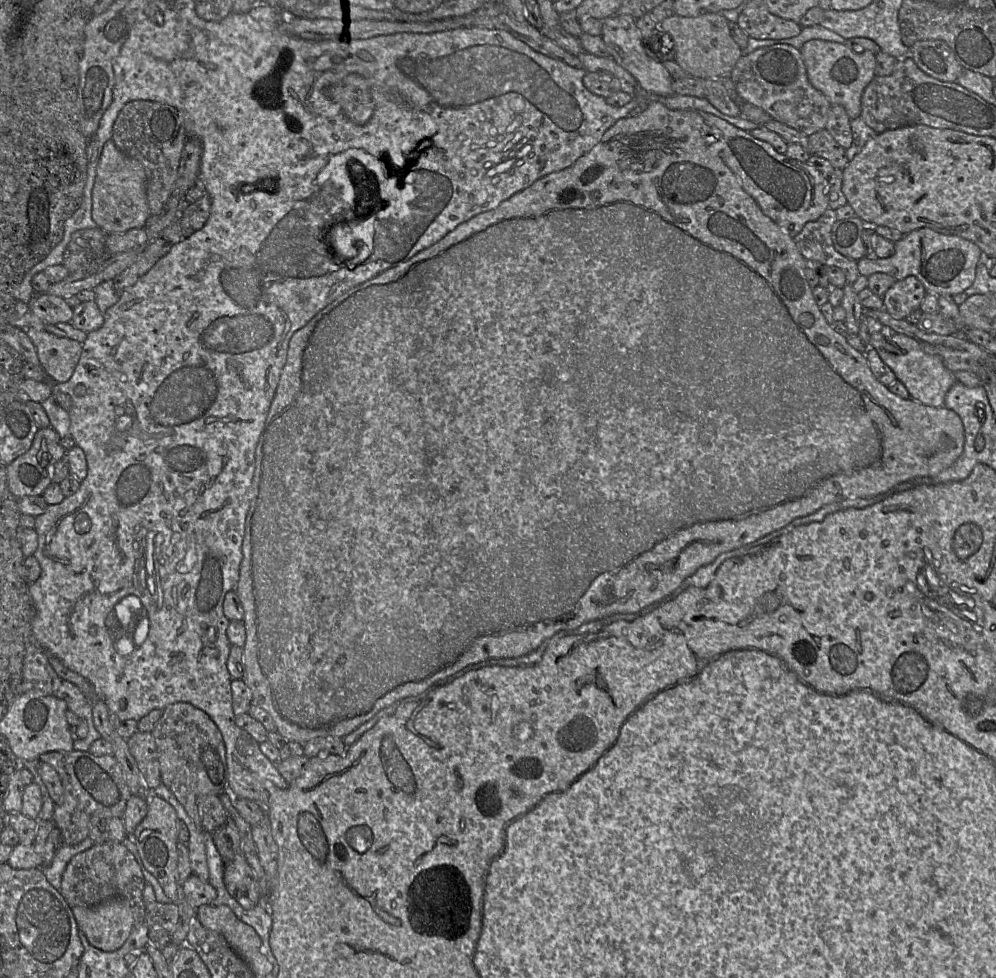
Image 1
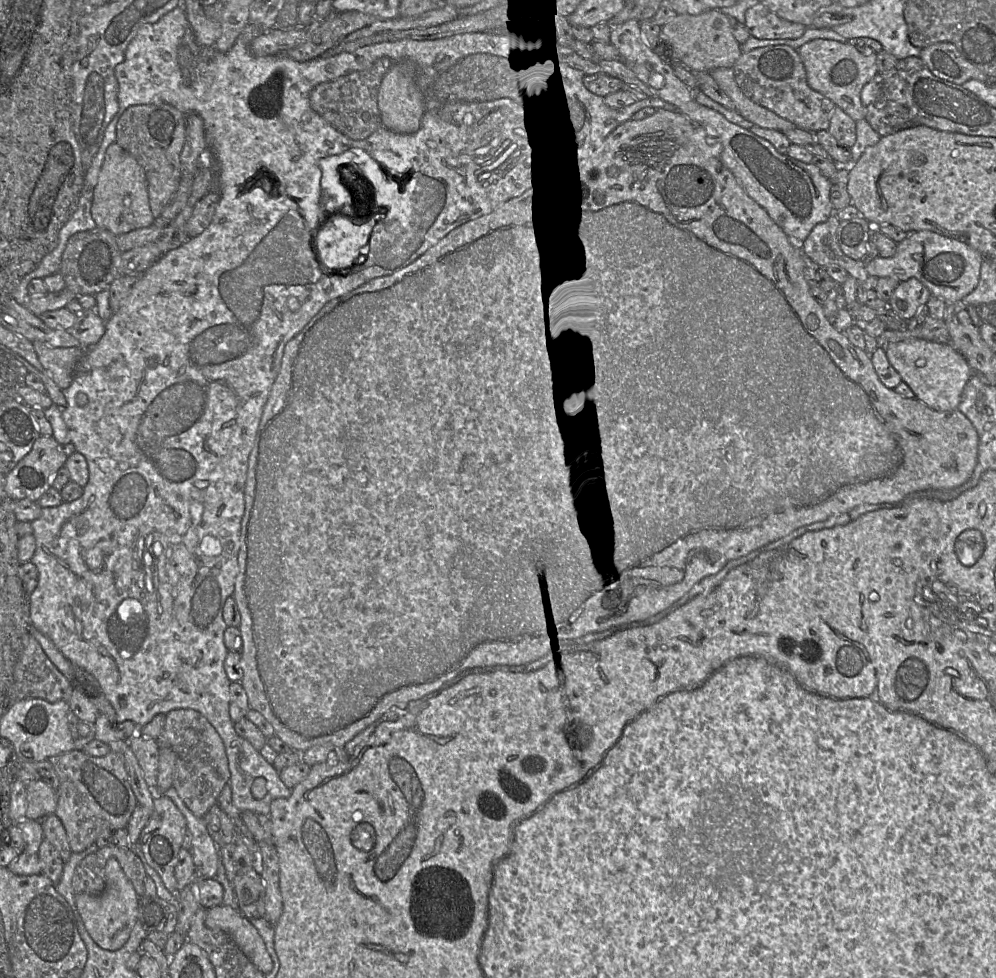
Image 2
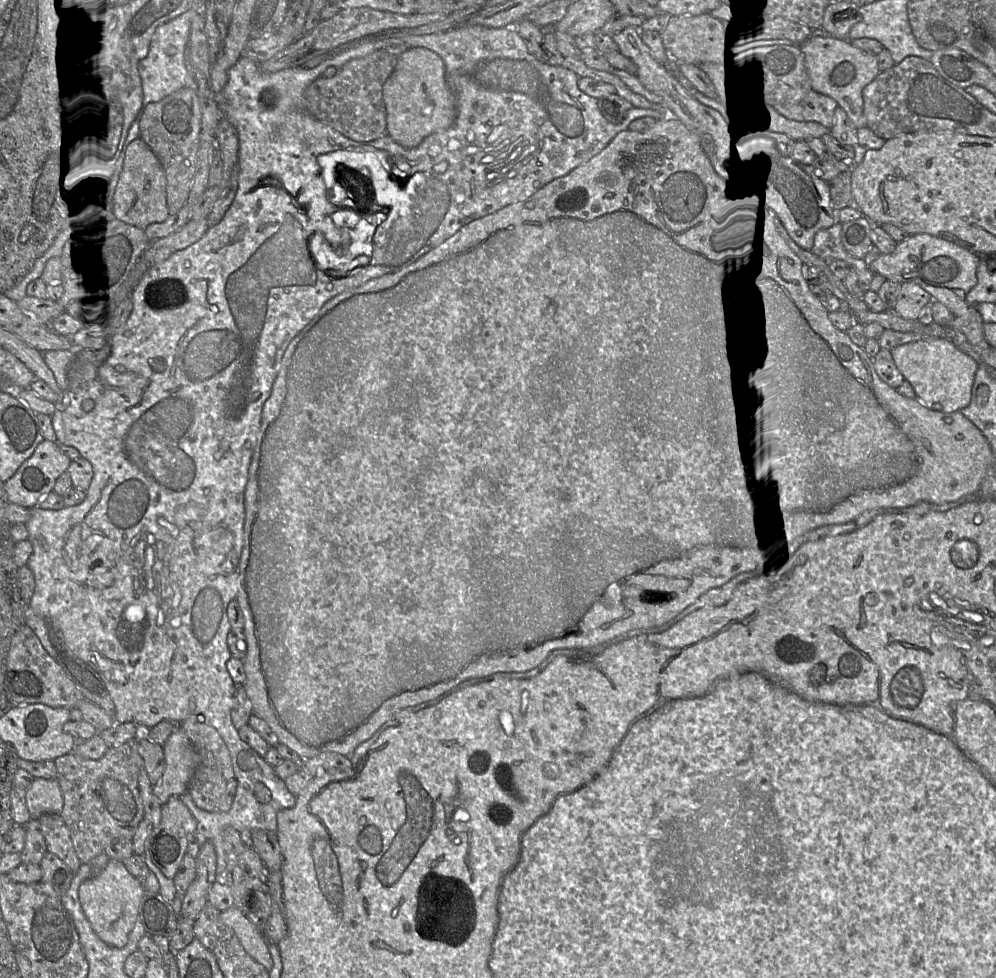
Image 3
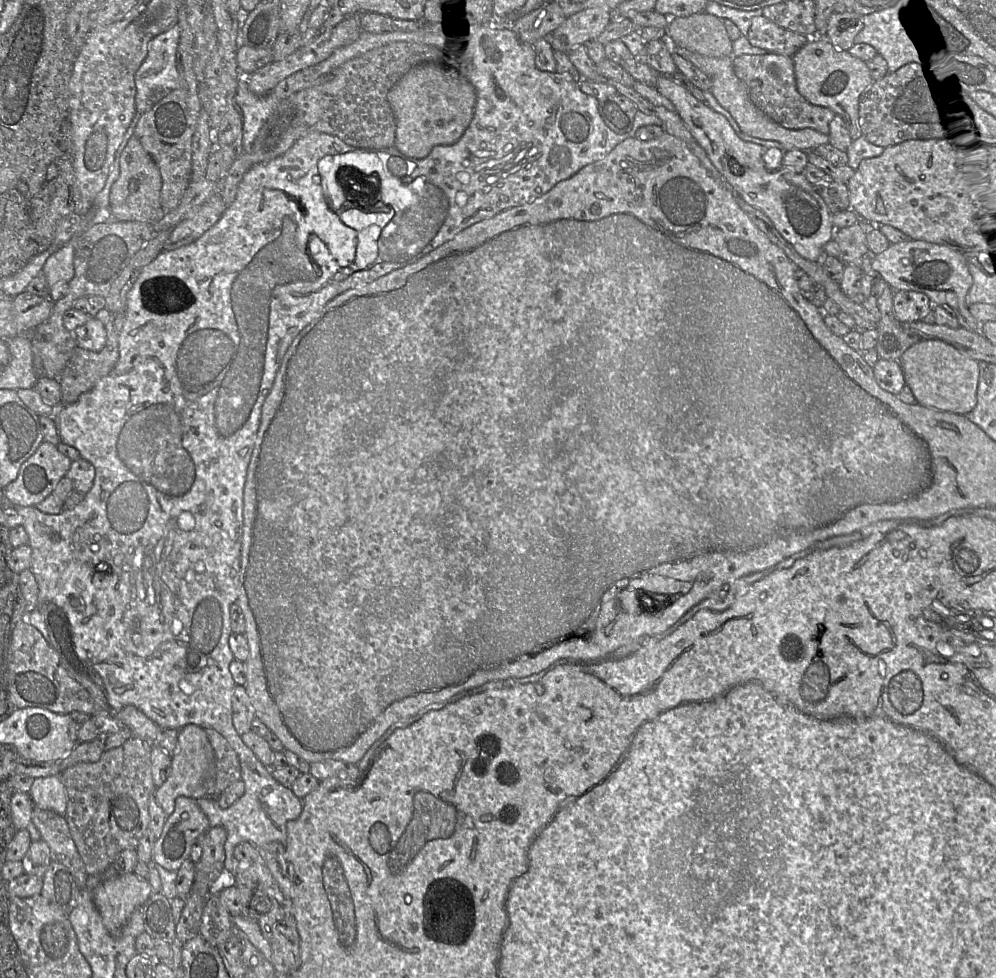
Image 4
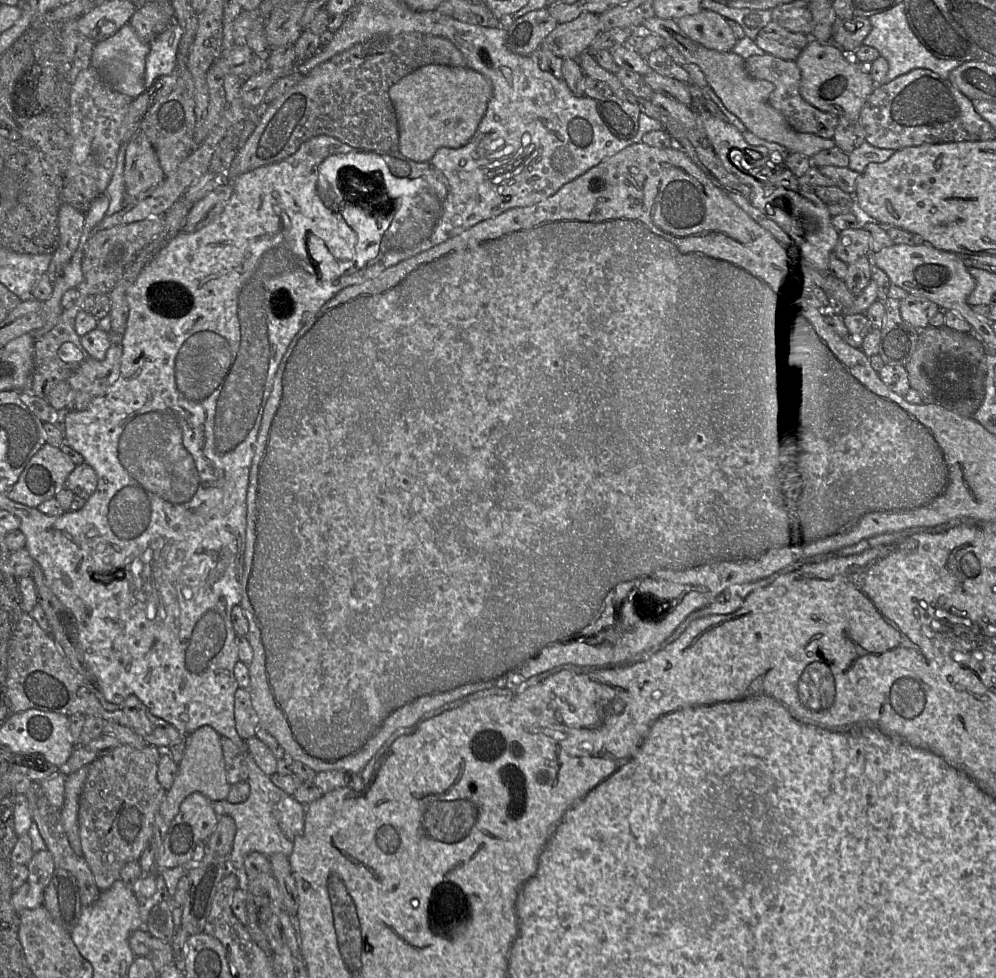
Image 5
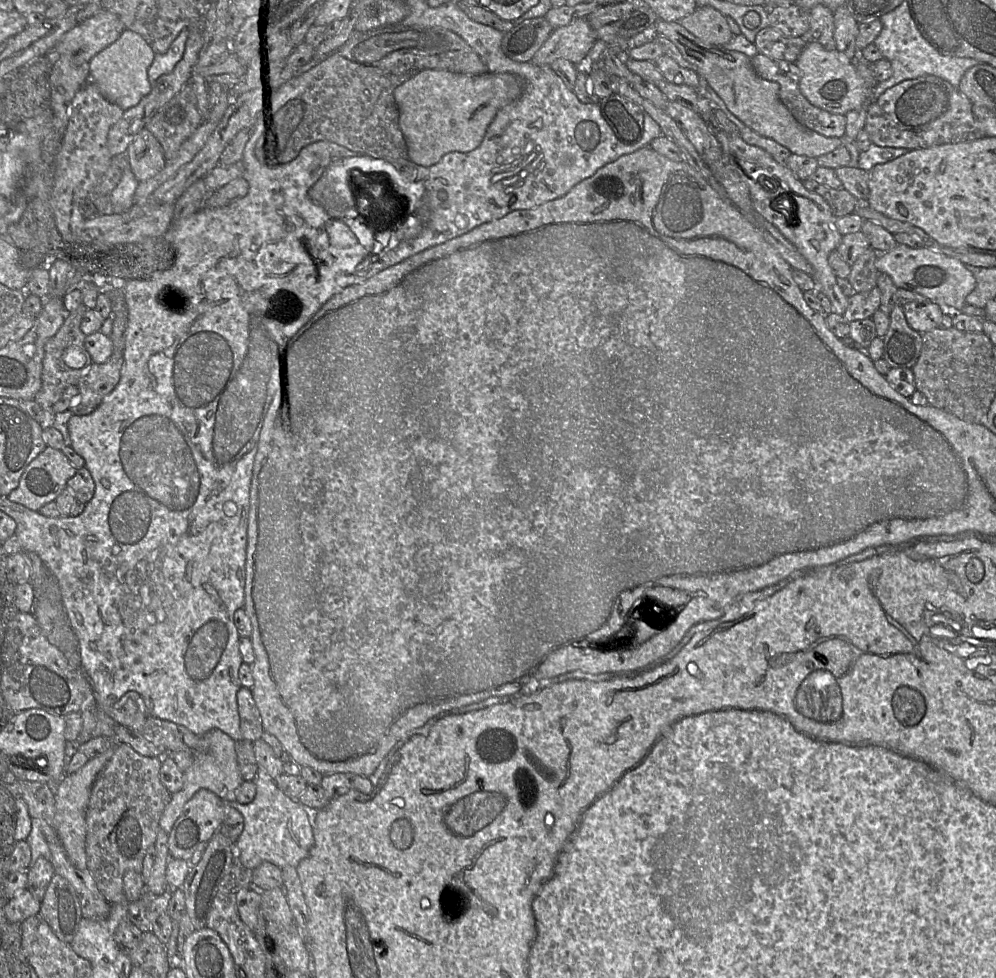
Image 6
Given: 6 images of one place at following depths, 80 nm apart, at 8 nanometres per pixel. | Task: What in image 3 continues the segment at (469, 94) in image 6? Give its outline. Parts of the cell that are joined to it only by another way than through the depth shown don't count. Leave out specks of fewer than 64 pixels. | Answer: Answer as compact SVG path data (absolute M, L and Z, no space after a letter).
M410 48L399 57L395 69L382 88L386 109L387 134L404 148L418 146L427 136L446 129L456 117L456 100L445 78L445 64L442 58L424 48Z

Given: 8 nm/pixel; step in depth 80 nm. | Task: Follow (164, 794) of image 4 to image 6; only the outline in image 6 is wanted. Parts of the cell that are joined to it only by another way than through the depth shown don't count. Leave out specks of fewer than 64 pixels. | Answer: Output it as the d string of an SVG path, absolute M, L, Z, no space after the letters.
M211 730L204 735L209 741L210 747L206 754L195 754L193 764L183 772L184 784L182 789L173 794L170 803L165 808L160 818L160 828L166 833L170 833L174 823L182 813L184 805L200 789L207 789L215 793L224 802L236 801L236 791L242 784L243 779L237 762L235 743L232 738L220 730Z

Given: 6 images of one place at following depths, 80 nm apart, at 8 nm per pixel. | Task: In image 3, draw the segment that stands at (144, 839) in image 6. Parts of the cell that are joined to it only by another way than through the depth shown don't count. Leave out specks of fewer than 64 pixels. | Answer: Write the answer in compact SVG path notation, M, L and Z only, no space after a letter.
M137 740L110 747L99 760L69 753L54 760L63 795L60 816L69 829L74 850L82 864L105 852L116 838L132 840L144 818L138 778L144 768Z

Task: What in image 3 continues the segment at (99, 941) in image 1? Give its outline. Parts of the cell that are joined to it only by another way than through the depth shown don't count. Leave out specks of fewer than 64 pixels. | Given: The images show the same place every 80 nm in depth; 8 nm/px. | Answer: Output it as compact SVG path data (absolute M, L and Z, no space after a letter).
M109 859L106 867L96 876L81 883L78 891L82 910L96 935L107 945L123 948L138 919L138 910L144 894L140 883L128 872L124 864Z

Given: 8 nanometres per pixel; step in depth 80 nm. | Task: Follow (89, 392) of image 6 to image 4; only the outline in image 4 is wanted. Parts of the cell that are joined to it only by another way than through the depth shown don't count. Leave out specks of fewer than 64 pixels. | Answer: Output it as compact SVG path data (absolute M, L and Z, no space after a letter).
M126 312L111 313L105 324L107 341L105 347L98 352L83 349L77 346L65 369L59 377L62 390L62 403L71 404L76 402L80 395L90 391L100 379L109 375L119 359L119 334L126 319Z

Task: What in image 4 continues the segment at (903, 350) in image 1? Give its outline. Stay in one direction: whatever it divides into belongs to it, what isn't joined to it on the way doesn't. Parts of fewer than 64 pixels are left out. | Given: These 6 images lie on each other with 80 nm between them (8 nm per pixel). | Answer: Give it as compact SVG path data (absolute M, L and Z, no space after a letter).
M921 339L899 359L904 379L920 405L966 414L977 404L979 361L939 339Z

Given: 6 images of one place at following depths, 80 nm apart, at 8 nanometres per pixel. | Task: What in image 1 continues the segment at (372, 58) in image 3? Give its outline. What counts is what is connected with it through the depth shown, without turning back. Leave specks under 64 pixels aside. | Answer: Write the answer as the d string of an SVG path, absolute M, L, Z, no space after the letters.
M357 73L326 87L324 95L338 104L344 115L357 125L367 123L373 114L375 103L371 84Z

